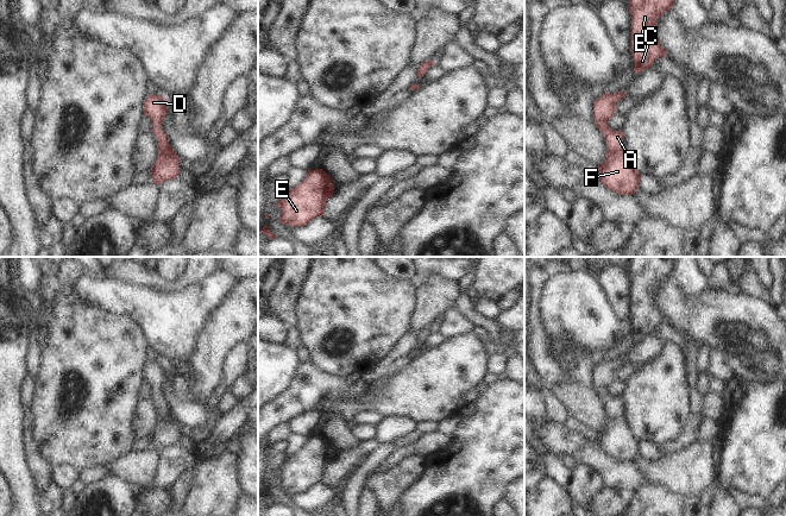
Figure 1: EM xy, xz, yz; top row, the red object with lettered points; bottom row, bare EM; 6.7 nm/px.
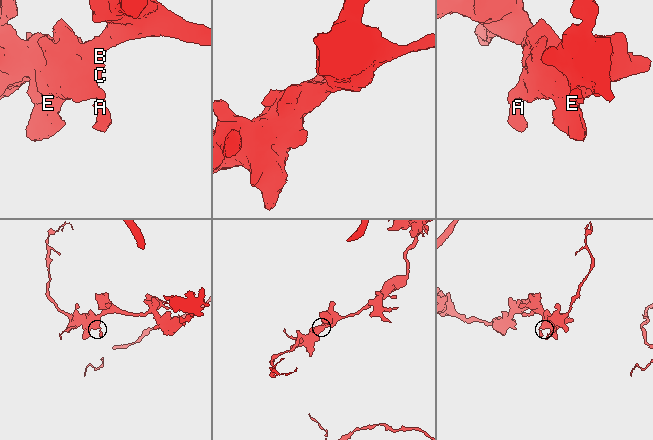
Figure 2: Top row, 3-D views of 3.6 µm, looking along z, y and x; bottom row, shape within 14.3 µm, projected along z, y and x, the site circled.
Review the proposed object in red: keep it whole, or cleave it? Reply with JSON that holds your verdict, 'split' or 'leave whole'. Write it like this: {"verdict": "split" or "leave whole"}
{"verdict": "leave whole"}

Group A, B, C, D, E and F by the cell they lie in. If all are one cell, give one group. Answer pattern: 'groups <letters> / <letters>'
groups A B C D E F

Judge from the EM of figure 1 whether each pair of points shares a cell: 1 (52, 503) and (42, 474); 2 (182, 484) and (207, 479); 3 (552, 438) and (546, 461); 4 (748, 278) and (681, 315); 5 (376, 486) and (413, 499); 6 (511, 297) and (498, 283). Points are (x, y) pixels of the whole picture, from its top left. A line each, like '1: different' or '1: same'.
1: different
2: different
3: different
4: different
5: different
6: different

